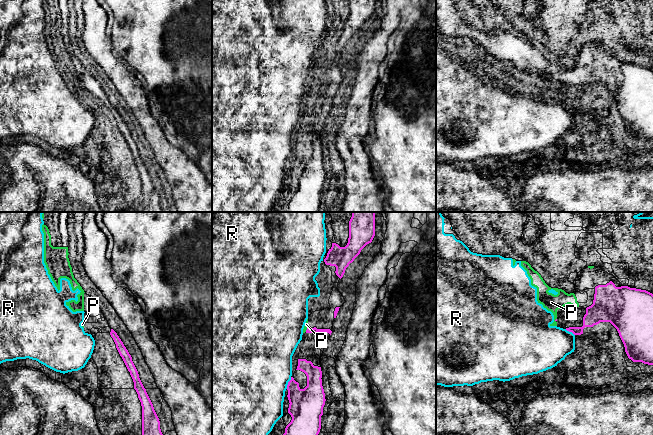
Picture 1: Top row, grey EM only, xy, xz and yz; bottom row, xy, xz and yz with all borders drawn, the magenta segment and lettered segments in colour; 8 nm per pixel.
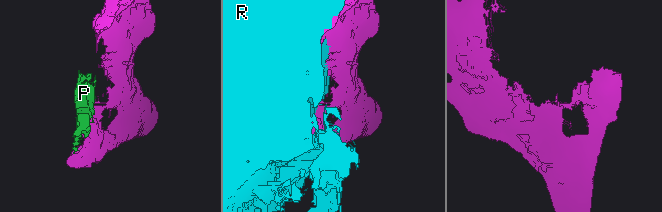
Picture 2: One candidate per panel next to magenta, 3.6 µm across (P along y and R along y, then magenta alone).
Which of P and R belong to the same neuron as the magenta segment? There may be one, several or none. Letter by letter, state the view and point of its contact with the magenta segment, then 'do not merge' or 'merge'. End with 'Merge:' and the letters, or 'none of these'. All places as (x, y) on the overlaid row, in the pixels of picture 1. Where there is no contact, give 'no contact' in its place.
P: contact xz (307, 329); merge
R: contact xz (288, 383); do not merge
Merge: P

